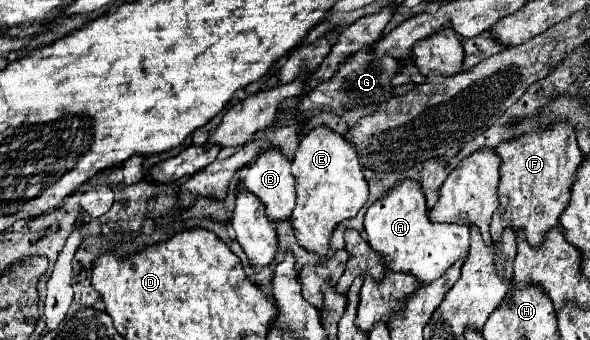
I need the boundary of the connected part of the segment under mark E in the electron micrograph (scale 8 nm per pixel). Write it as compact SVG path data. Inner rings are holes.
M317 126L305 134L293 156L293 176L297 188L297 204L291 224L297 242L317 254L327 252L333 228L347 218L353 218L369 196L367 182L357 160L355 146L327 126Z

